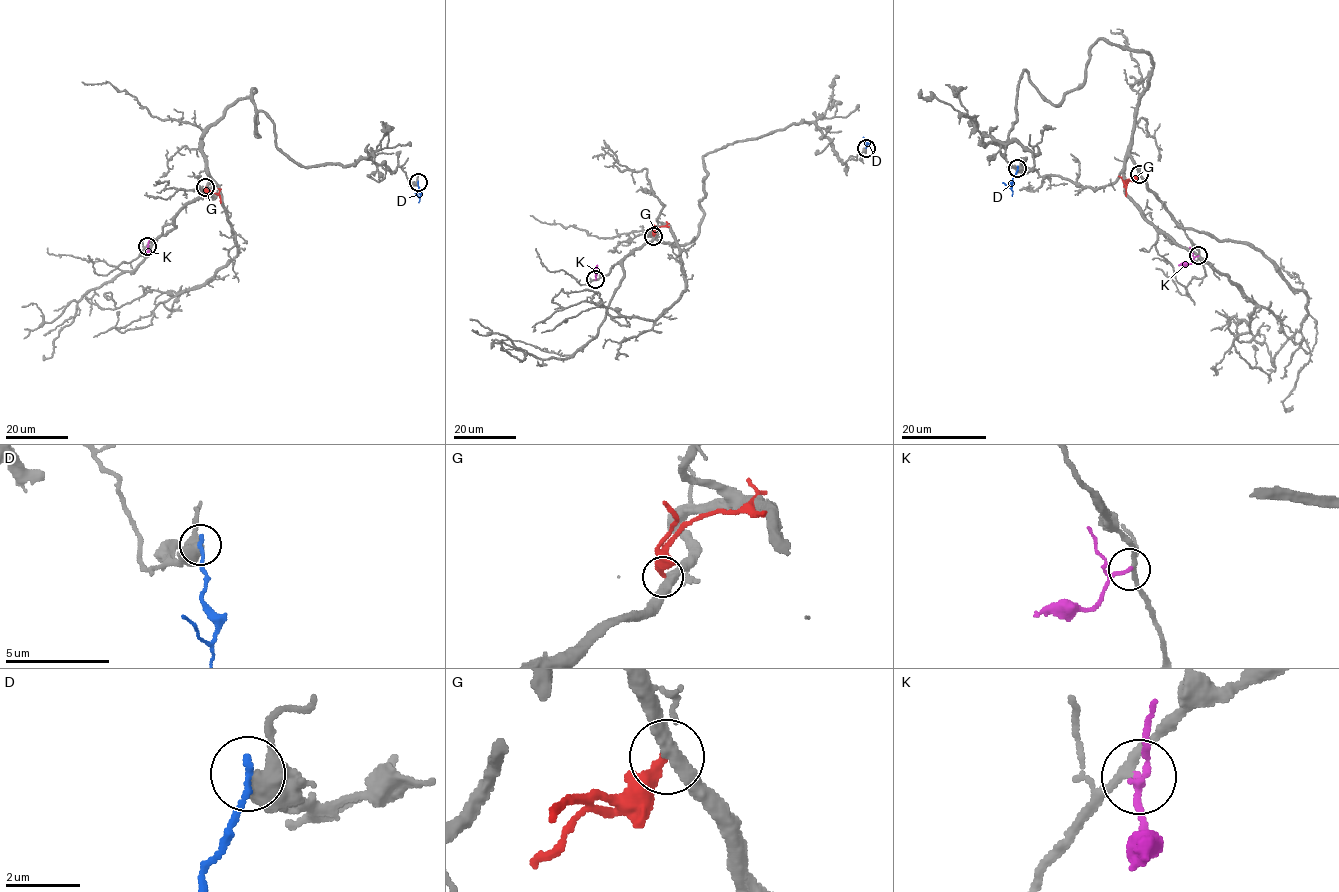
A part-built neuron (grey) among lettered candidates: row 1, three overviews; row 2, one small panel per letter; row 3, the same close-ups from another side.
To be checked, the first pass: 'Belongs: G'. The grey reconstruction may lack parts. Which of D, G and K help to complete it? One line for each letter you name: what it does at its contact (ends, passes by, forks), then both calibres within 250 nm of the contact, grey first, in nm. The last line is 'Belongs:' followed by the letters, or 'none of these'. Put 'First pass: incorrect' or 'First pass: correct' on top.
First pass: incorrect
K: It passes by. Thickness 220 nm (grey) against 130 nm
Belongs: K

